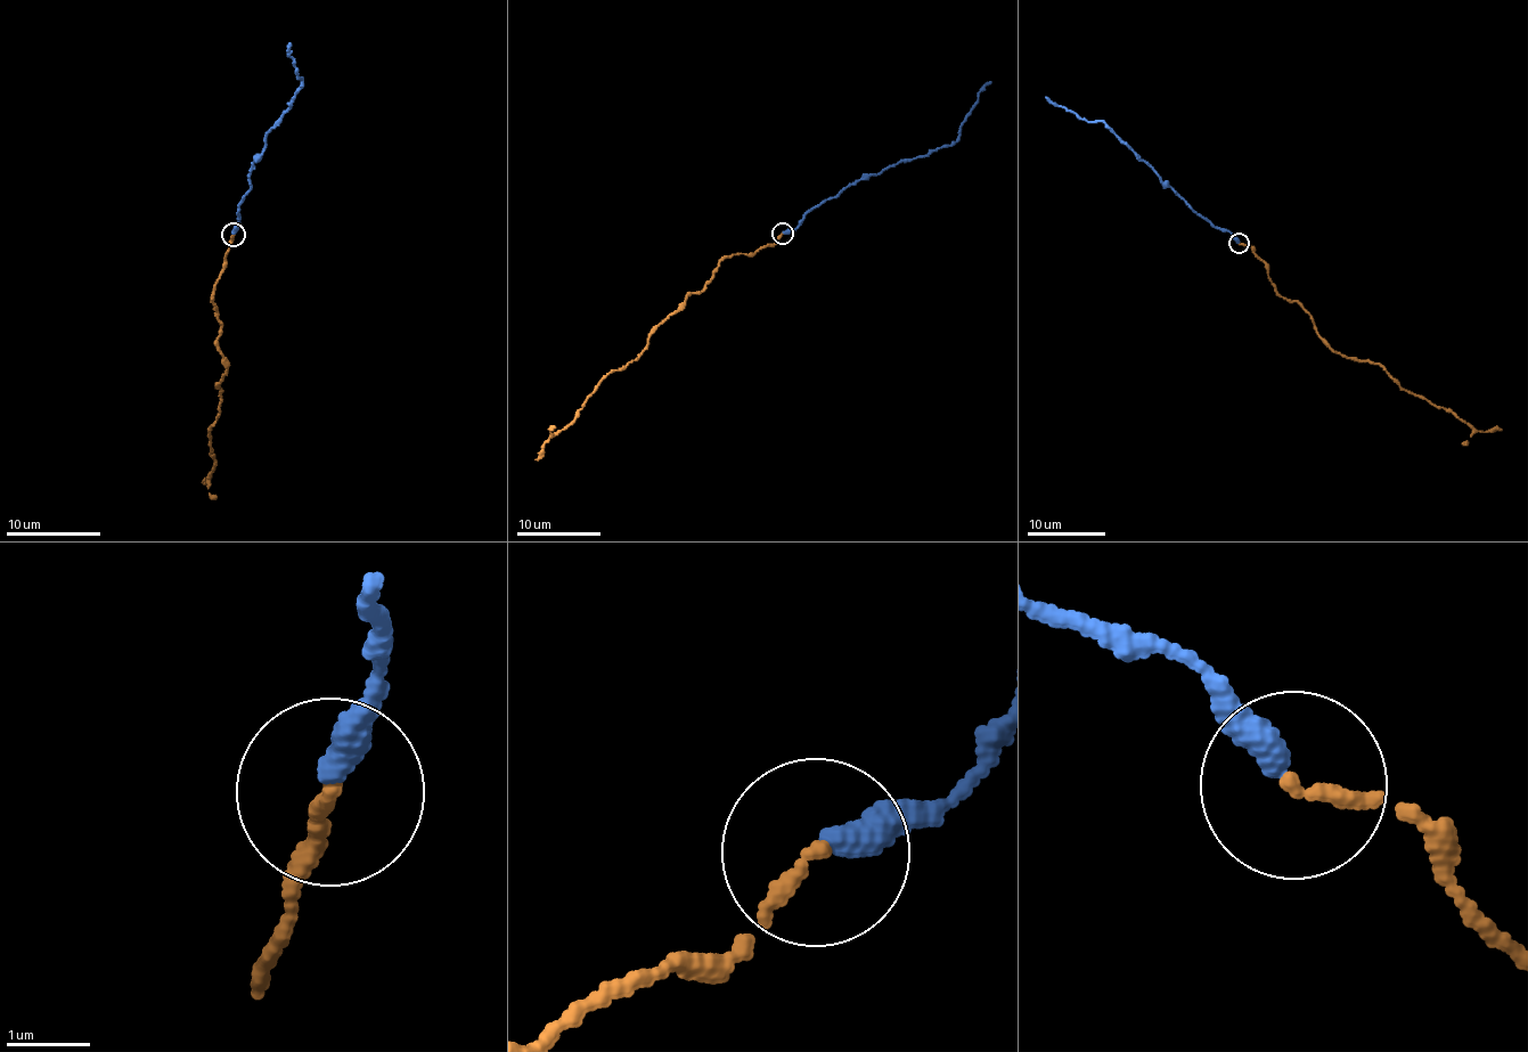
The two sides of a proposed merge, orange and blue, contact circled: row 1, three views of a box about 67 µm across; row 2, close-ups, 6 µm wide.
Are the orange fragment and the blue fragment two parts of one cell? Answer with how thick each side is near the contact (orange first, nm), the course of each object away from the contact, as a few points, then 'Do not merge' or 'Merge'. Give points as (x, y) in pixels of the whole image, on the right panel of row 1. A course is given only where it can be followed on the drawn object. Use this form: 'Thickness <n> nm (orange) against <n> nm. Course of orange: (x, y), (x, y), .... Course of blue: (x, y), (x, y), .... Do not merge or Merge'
Thickness 160 nm (orange) against 320 nm. Course of orange: (1240, 243), (1267, 264), (1271, 284), (1312, 317), (1325, 344), (1379, 364), (1407, 391), (1477, 430), (1502, 431). Course of blue: (1238, 243), (1228, 230), (1195, 213), (1101, 121), (1083, 119), (1046, 96). Merge

